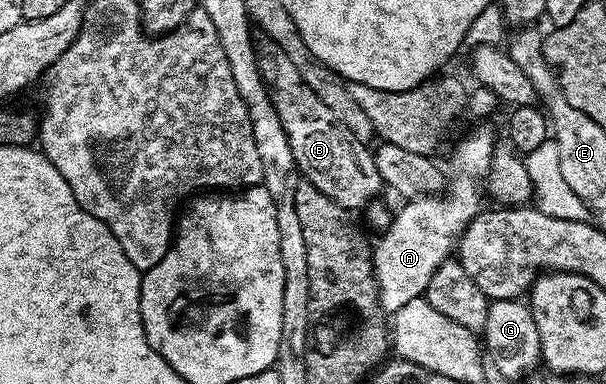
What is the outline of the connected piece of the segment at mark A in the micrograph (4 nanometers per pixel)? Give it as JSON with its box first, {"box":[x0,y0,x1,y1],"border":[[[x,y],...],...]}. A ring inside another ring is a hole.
{"box":[372,127,497,314],"border":[[[489,127],[473,131],[456,148],[451,158],[455,175],[450,175],[445,193],[408,199],[403,204],[405,206],[394,213],[391,224],[378,237],[380,240],[372,249],[375,281],[379,285],[379,305],[384,313],[394,314],[411,300],[422,297],[433,272],[452,255],[464,228],[480,212],[480,180],[487,177],[496,145],[497,139]],[[475,178],[479,178],[479,182]]]}

